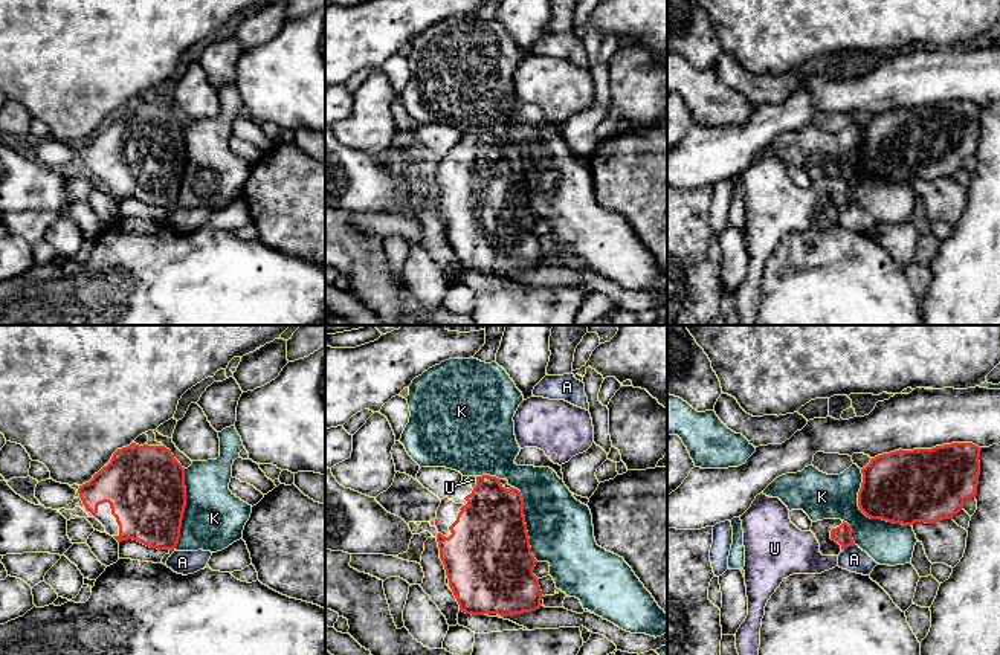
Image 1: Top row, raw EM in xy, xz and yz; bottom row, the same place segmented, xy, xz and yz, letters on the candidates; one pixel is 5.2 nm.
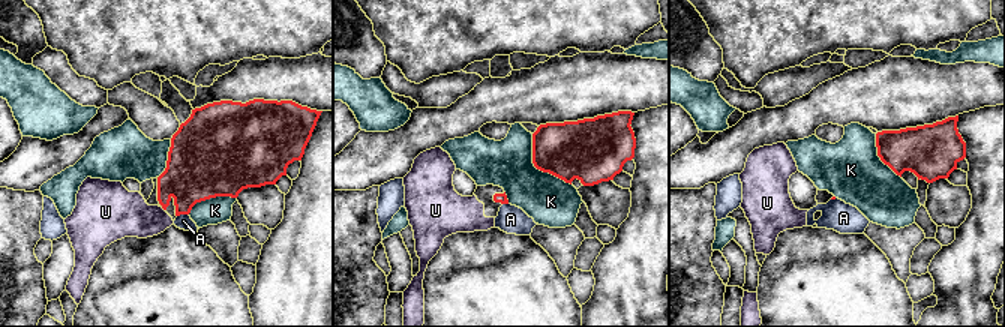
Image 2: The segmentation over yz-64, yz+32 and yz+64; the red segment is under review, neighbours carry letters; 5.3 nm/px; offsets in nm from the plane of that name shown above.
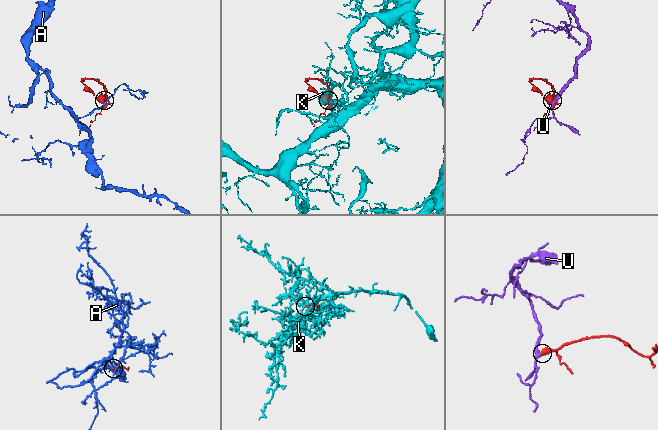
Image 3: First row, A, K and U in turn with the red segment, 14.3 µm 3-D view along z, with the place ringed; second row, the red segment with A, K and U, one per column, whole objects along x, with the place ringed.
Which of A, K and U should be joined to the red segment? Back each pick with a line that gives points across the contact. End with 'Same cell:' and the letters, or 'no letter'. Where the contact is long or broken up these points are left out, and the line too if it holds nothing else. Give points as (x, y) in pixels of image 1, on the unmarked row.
U: runs through xz (490, 185), (489, 154), (477, 141), (472, 138)
Same cell: U

